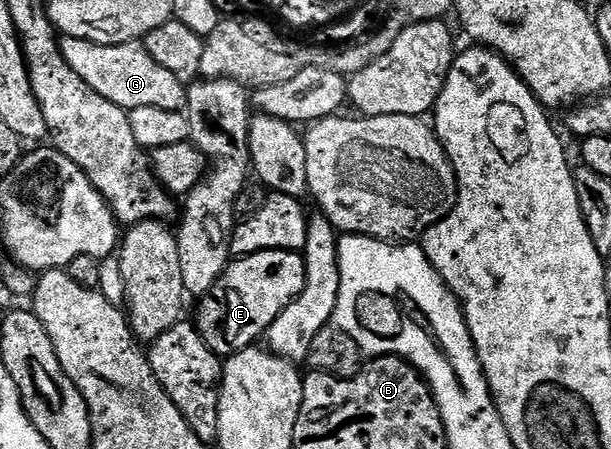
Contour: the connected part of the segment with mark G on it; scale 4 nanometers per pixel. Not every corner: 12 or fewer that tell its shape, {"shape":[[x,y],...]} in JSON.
{"shape":[[63,37],[63,57],[109,103],[178,113],[187,85],[142,44]]}

